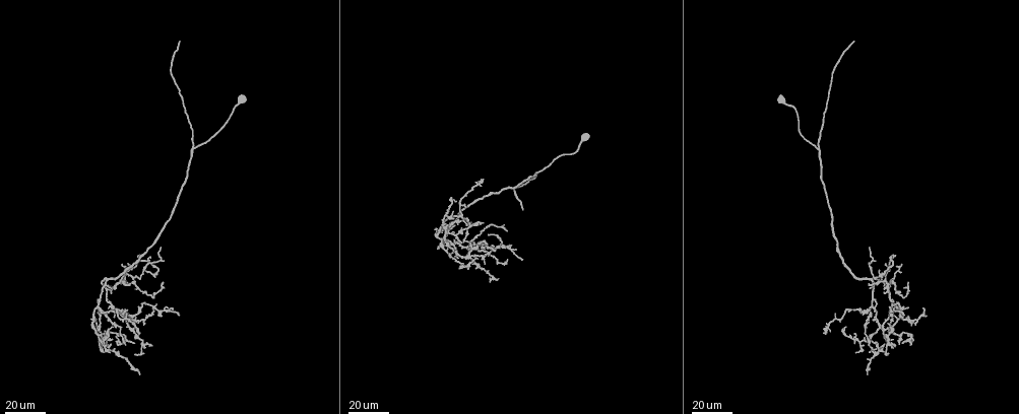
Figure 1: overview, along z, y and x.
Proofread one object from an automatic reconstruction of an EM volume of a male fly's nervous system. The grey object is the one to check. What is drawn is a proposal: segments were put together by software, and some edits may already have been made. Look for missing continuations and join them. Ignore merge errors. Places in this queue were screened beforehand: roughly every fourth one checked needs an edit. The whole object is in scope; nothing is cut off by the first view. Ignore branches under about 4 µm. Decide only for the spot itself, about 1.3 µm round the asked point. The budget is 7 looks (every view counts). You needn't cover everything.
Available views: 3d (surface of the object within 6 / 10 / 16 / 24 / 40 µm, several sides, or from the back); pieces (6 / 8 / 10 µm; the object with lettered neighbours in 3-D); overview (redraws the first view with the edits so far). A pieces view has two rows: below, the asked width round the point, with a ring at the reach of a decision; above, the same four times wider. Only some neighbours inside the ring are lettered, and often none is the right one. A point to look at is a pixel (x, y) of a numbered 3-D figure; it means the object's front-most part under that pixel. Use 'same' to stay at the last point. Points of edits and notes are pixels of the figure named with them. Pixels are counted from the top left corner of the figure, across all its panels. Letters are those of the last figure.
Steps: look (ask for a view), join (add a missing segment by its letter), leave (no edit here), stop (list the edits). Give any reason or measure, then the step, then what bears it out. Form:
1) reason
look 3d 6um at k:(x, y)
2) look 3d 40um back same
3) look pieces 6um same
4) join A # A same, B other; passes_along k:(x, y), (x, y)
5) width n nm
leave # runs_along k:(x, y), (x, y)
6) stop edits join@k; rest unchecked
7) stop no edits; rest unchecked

thin end
look 3d 24um at 1:(179, 43)

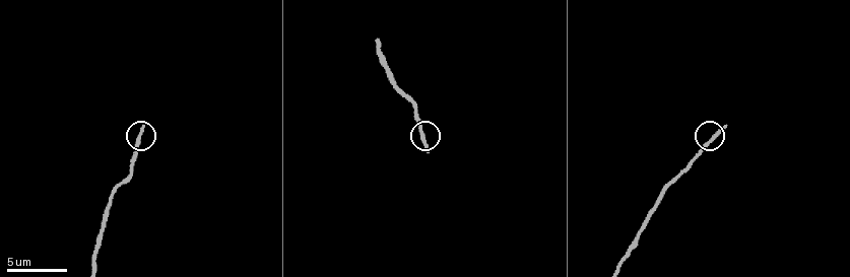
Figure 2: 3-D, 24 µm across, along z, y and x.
look pieces 6um at 2:(726, 127)

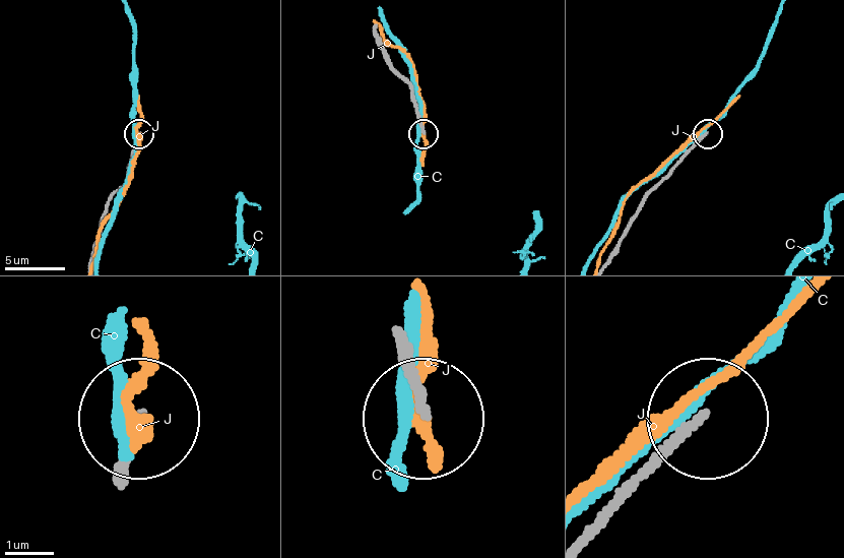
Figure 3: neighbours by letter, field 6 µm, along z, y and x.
width 160 nm
leave # C other, J other; runs_along 3:(372, 26), (389, 63), (409, 85), (423, 133); none of them fits

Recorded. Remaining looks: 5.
thin end
look 3d 40um at 1:(150, 344)

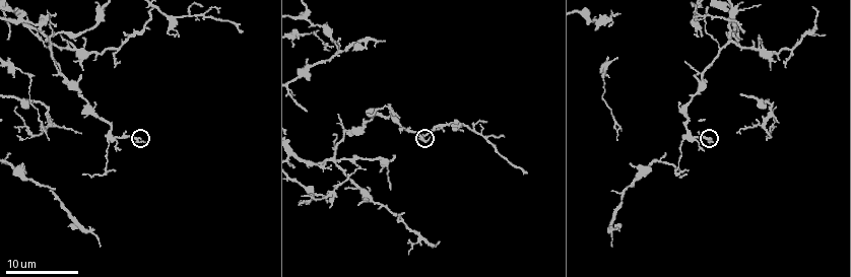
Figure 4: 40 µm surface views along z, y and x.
look pieces 10um at 4:(144, 140)

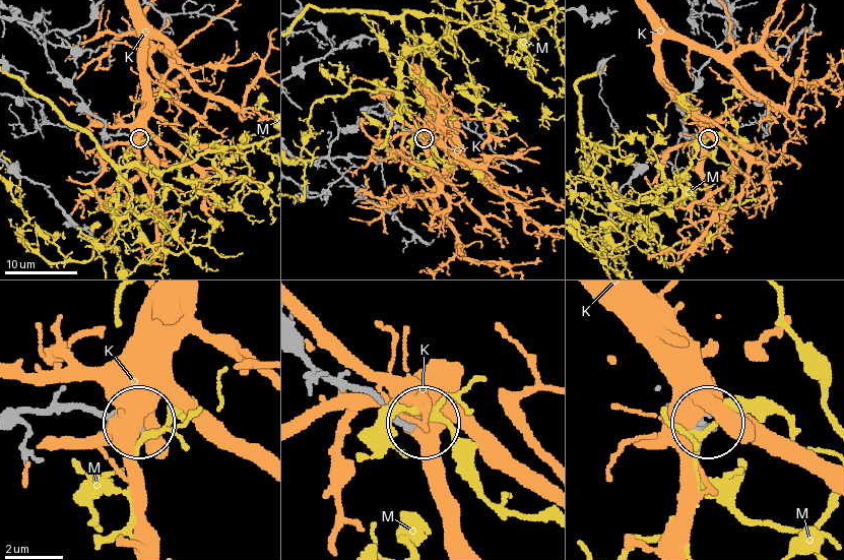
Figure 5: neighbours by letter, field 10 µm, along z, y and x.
leave # K other, M other; no lettered segment goes on from it

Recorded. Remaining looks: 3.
branch stops here
look 3d 10um at 4:(80, 74)

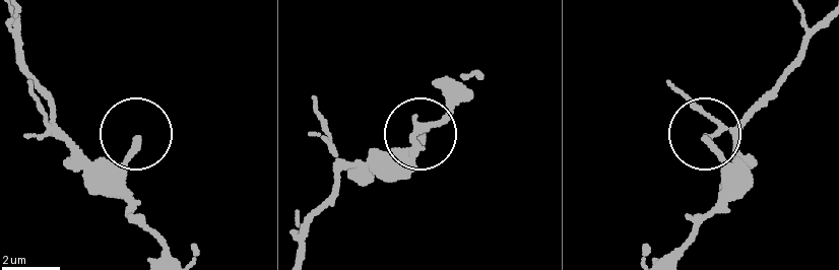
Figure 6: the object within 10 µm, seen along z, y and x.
look pieces 8um at 6:(708, 139)

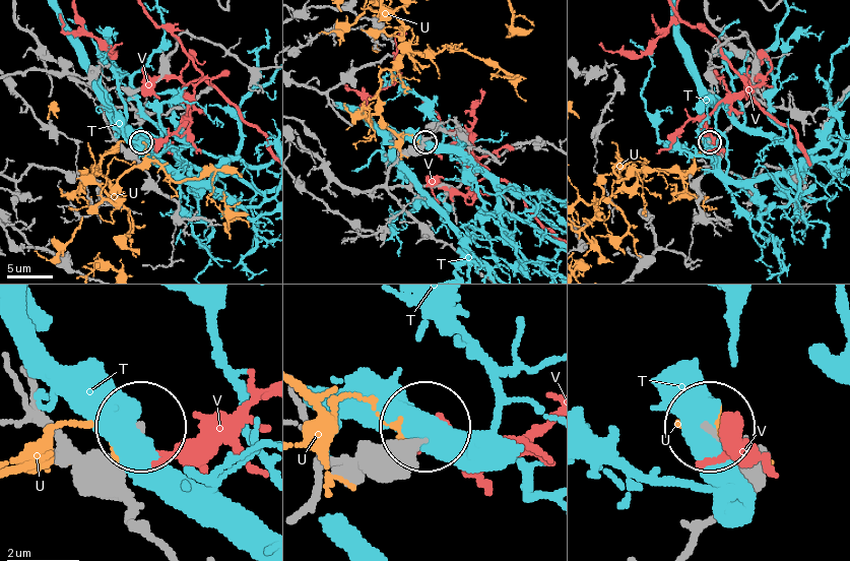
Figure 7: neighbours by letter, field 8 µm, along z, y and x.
leave # T other, U other, V other; none of them fits

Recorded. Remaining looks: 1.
stop no edits; rest unchecked

